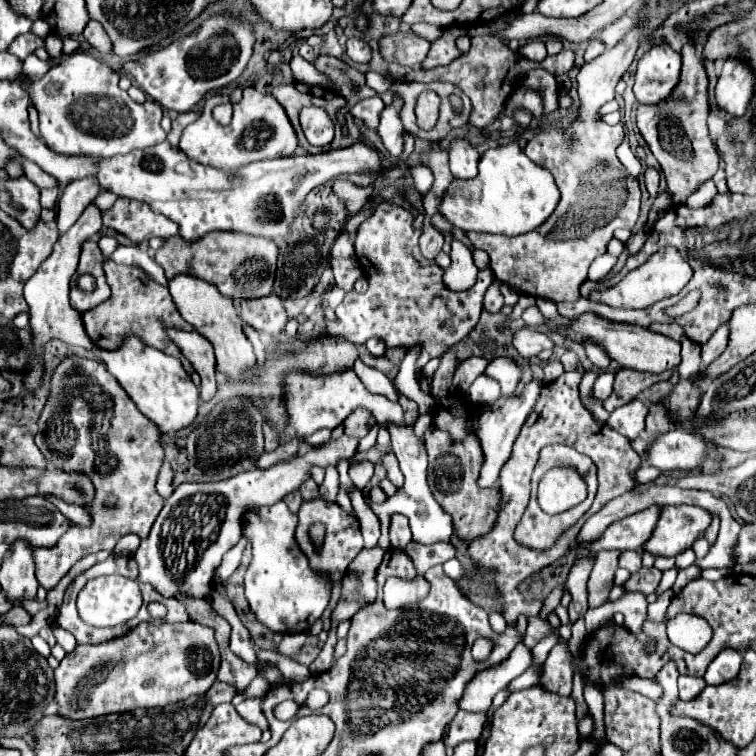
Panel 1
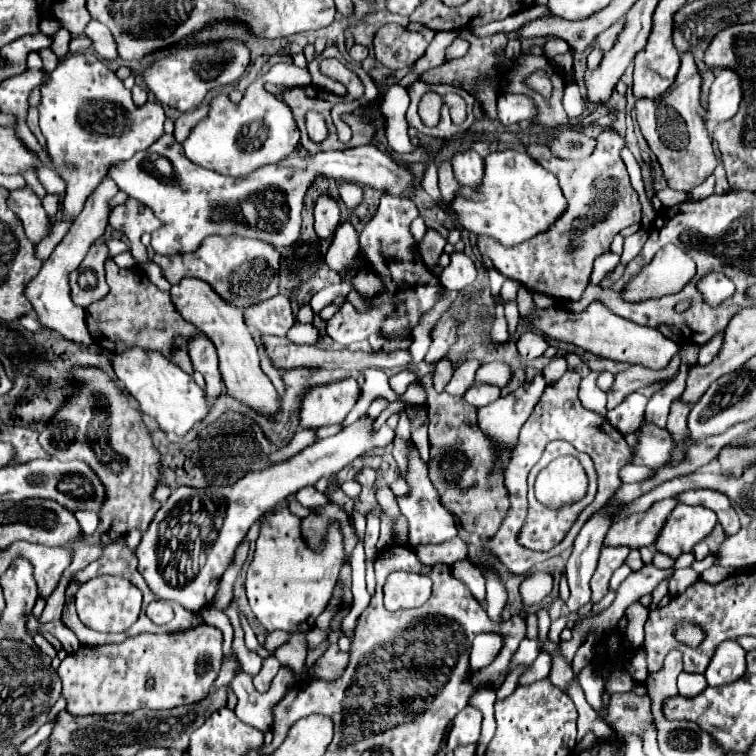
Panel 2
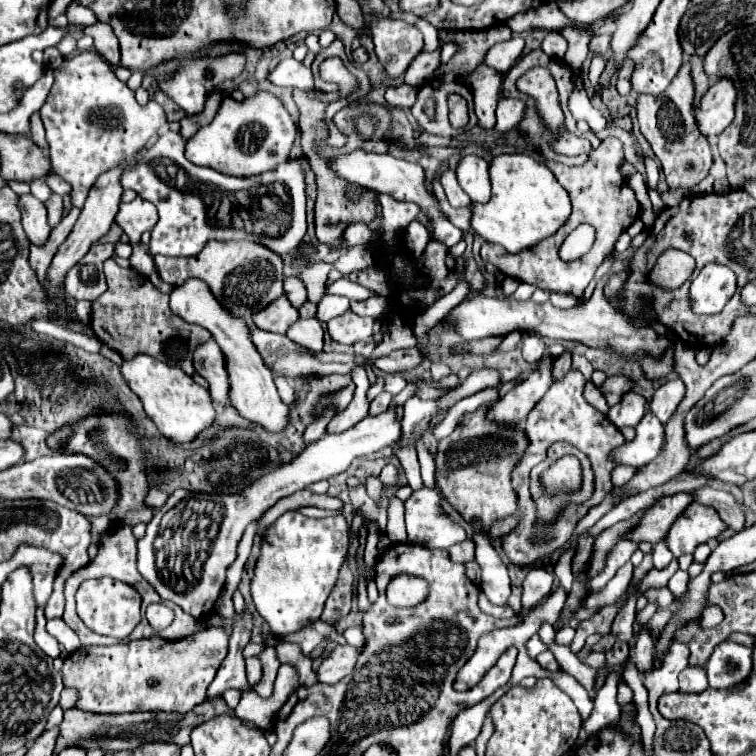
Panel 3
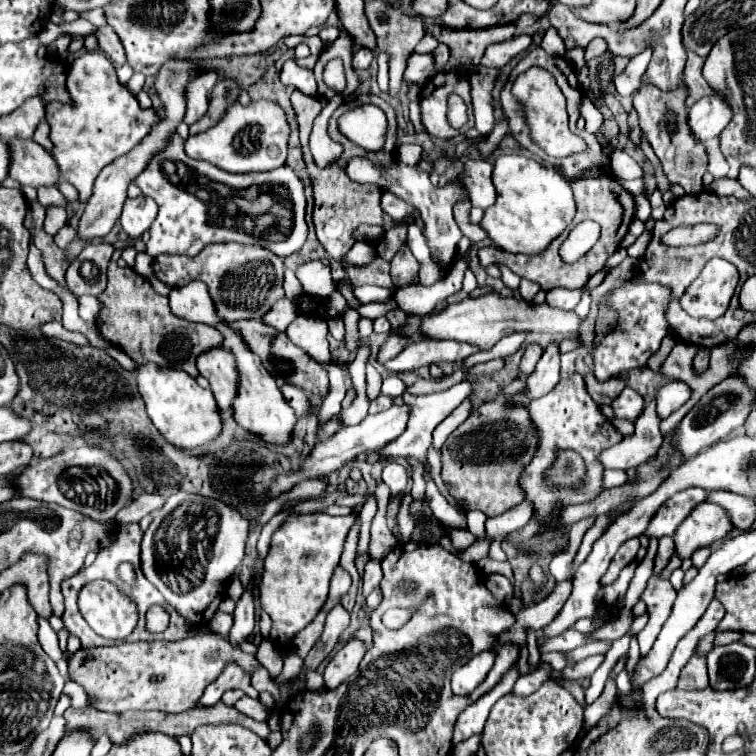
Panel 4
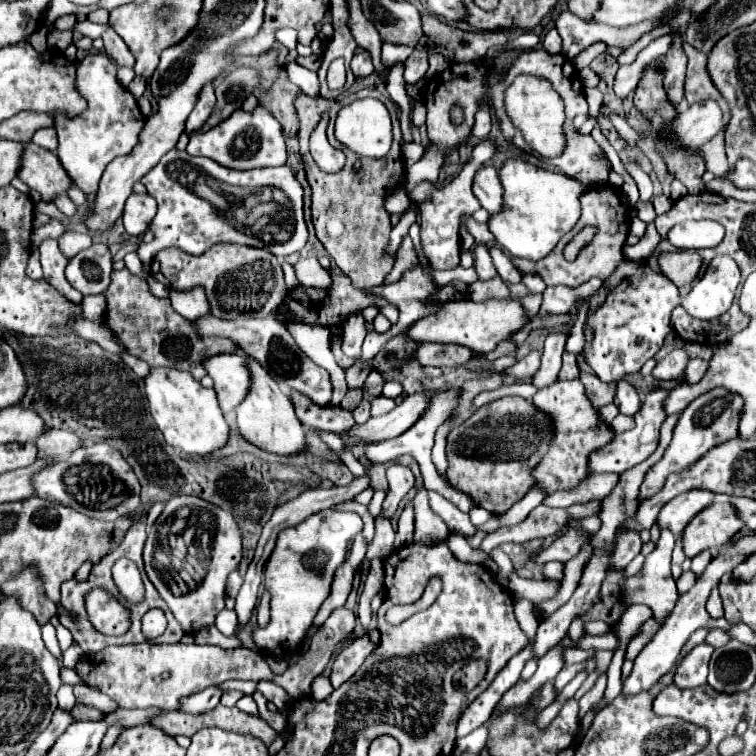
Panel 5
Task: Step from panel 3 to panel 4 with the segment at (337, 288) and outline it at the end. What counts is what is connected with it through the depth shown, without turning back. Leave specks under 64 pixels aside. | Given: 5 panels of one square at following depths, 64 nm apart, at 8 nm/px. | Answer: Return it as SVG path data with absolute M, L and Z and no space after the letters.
M348 283L350 288L354 290L354 295L361 302L361 304L370 303L373 301L390 300L394 296L394 290L390 288L380 288L380 286L360 286L355 287L351 283Z

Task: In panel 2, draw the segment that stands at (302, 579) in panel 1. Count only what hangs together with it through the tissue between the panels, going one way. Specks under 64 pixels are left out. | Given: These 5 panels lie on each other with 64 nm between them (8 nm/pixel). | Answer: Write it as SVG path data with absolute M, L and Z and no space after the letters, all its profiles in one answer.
M278 508L278 512L264 520L260 538L256 540L254 560L248 568L246 590L250 608L268 632L304 632L312 628L314 620L324 612L342 566L344 542L338 522L328 524L324 548L314 552L302 538L302 518L294 516L288 508Z

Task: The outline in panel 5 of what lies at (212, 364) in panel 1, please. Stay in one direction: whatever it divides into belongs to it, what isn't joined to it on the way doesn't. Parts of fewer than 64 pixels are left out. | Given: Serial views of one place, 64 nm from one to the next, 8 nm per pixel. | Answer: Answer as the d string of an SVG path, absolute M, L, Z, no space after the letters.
M218 354L204 362L208 376L214 380L214 390L224 414L230 414L248 394L250 372L248 358L240 354Z

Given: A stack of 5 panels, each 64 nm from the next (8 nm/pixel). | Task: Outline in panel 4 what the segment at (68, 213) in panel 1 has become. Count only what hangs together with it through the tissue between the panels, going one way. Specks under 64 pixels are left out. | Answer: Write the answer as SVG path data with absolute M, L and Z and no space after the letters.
M100 50L86 52L68 64L68 92L74 104L48 104L46 120L52 130L52 156L58 162L60 174L78 188L80 202L86 202L92 196L92 186L100 170L114 158L130 152L152 130L160 116L154 108L140 108L136 96L118 82L114 64Z

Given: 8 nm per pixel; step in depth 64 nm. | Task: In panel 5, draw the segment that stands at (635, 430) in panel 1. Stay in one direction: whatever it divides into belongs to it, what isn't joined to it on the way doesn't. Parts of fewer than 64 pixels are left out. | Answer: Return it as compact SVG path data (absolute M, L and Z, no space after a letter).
M620 380L616 382L616 396L614 396L614 404L620 408L622 414L626 416L632 416L638 412L640 408L640 398L638 398L638 392L634 390L634 386L626 380Z

